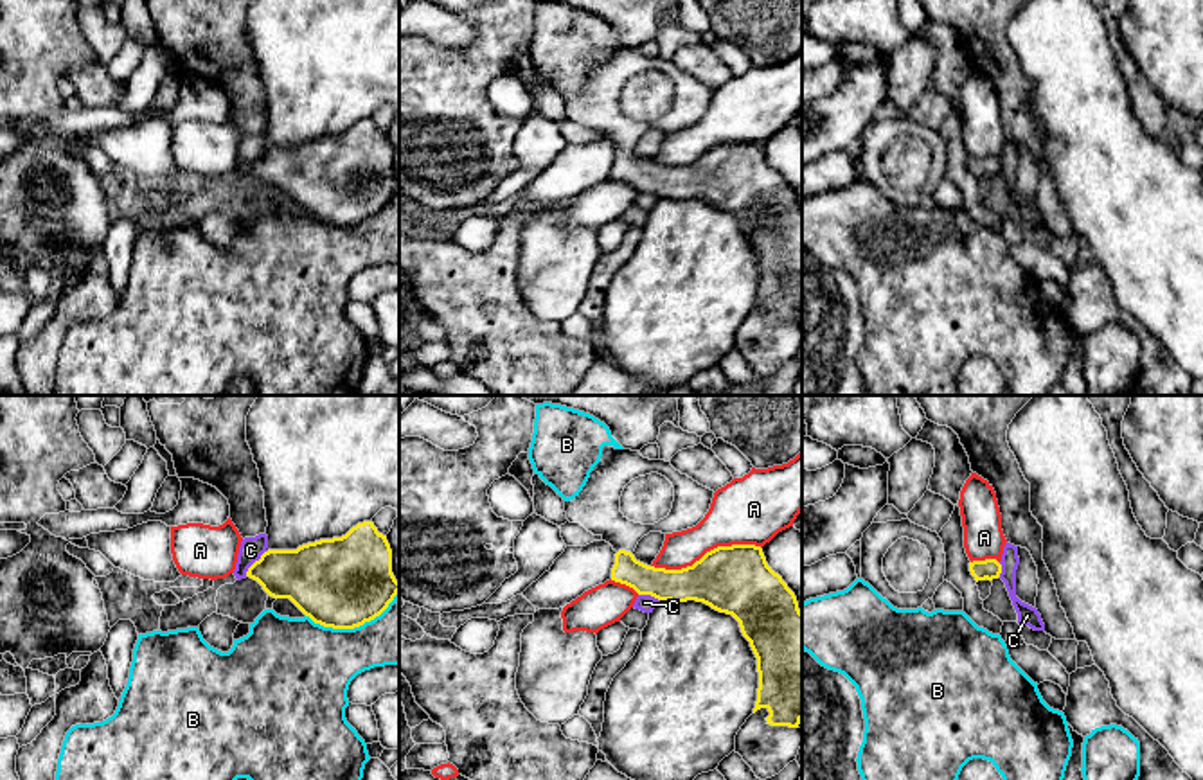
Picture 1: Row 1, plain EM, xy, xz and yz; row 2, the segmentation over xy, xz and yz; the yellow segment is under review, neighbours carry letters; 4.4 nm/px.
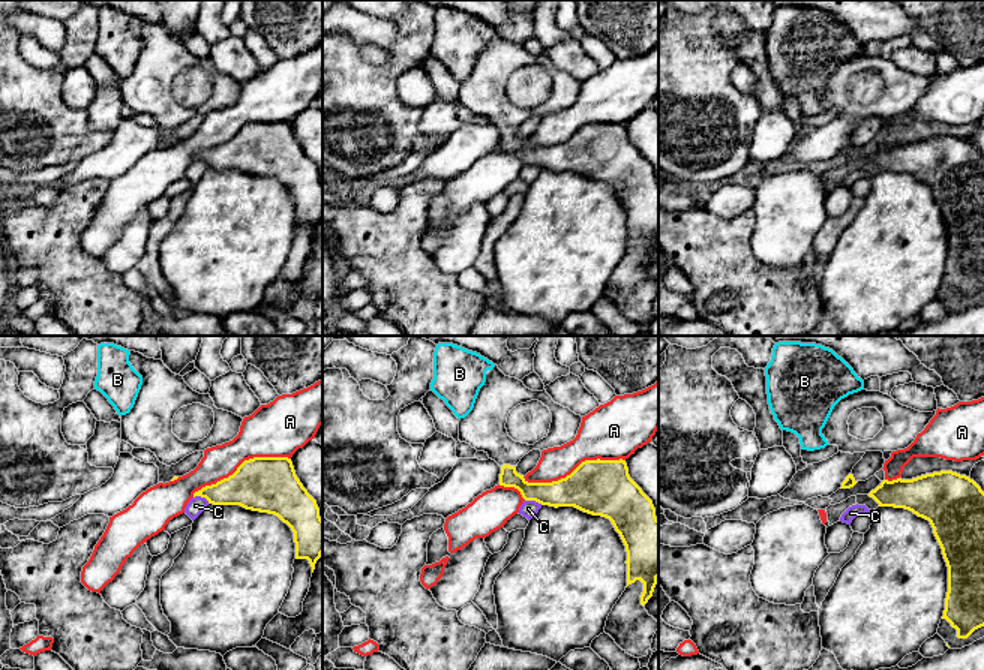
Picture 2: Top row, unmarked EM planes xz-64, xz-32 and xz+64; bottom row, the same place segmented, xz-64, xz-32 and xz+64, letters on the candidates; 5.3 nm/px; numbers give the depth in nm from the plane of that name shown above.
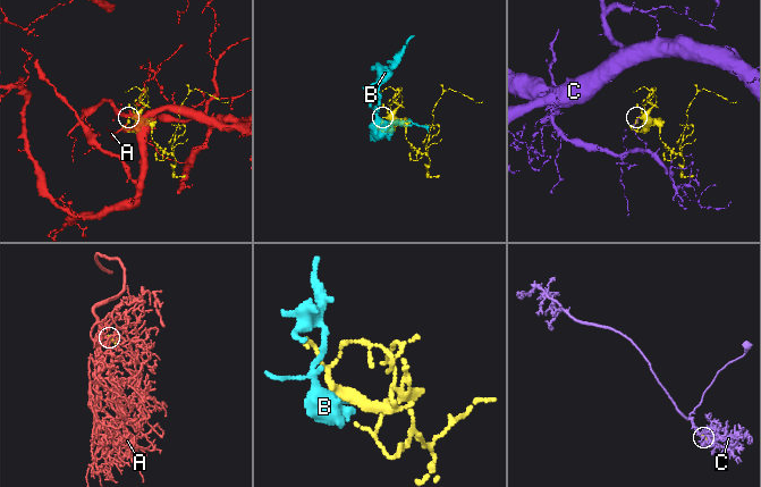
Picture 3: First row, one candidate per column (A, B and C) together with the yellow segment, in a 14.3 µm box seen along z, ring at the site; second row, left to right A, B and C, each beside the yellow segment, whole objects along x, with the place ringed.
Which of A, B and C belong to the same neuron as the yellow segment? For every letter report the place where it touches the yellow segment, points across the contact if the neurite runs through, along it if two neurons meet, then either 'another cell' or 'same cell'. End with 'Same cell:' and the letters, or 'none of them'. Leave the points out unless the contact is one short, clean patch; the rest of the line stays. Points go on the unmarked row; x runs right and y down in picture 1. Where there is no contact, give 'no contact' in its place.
A: xz (707, 150) | another cell
B: xy (355, 223) | another cell
C: xy (254, 160) | along xy (265, 148), (245, 173) | another cell
Same cell: none of them

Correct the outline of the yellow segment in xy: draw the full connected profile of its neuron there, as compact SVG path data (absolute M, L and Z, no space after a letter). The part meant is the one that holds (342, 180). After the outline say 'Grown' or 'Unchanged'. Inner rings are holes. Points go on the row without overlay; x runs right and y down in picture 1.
M372 119L297 147L268 147L246 174L273 196L290 196L315 221L354 226L379 214L399 191L387 133Z. Unchanged

